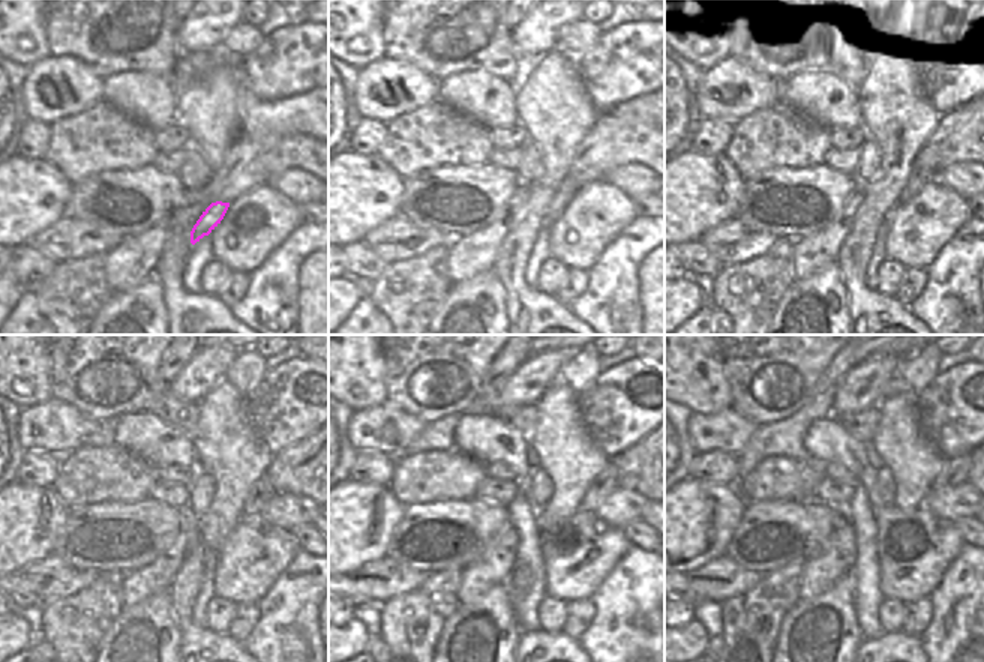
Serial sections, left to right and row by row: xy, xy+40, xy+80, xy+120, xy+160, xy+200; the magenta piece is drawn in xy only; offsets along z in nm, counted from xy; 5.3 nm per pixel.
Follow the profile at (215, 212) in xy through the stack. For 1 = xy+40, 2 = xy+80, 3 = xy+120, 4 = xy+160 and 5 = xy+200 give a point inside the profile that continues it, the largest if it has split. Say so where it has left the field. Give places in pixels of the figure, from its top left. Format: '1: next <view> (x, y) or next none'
1: next xy+40 (566, 191)
2: next xy+80 (914, 183)
3: next xy+120 (261, 491)
4: next xy+160 (603, 484)
5: next xy+200 (954, 472)

